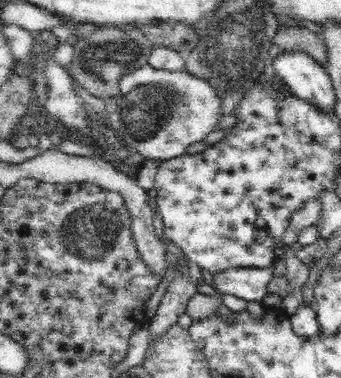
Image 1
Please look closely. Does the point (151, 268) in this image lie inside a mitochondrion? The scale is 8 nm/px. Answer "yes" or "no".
no

